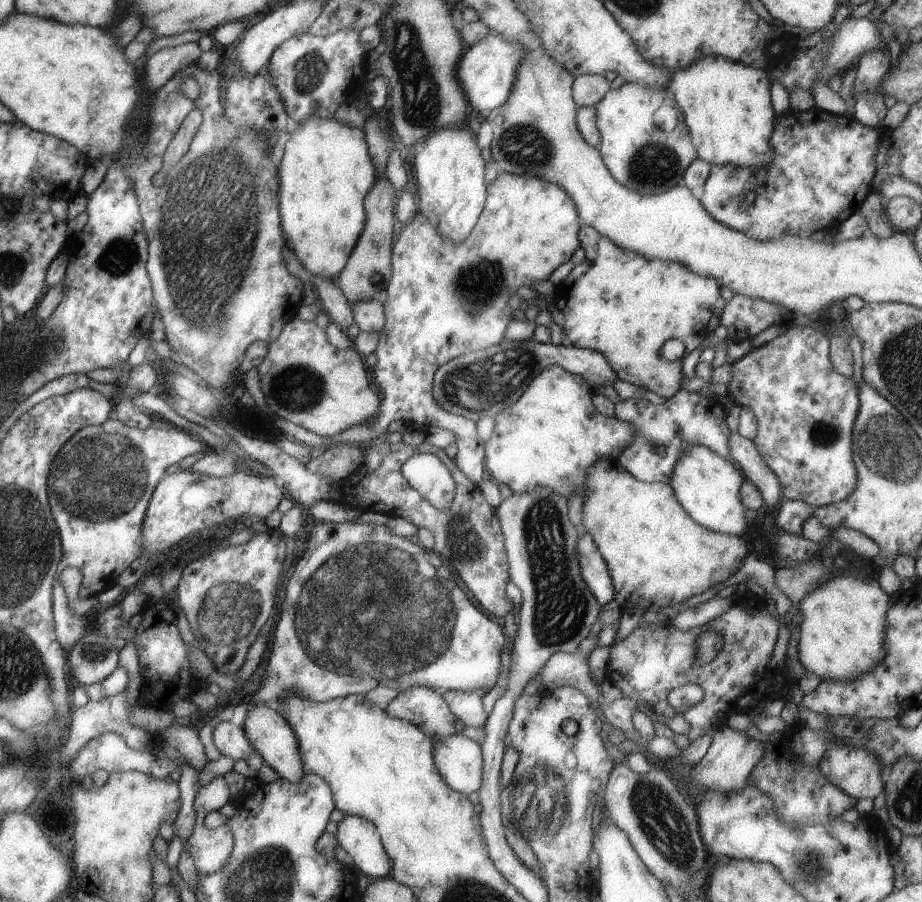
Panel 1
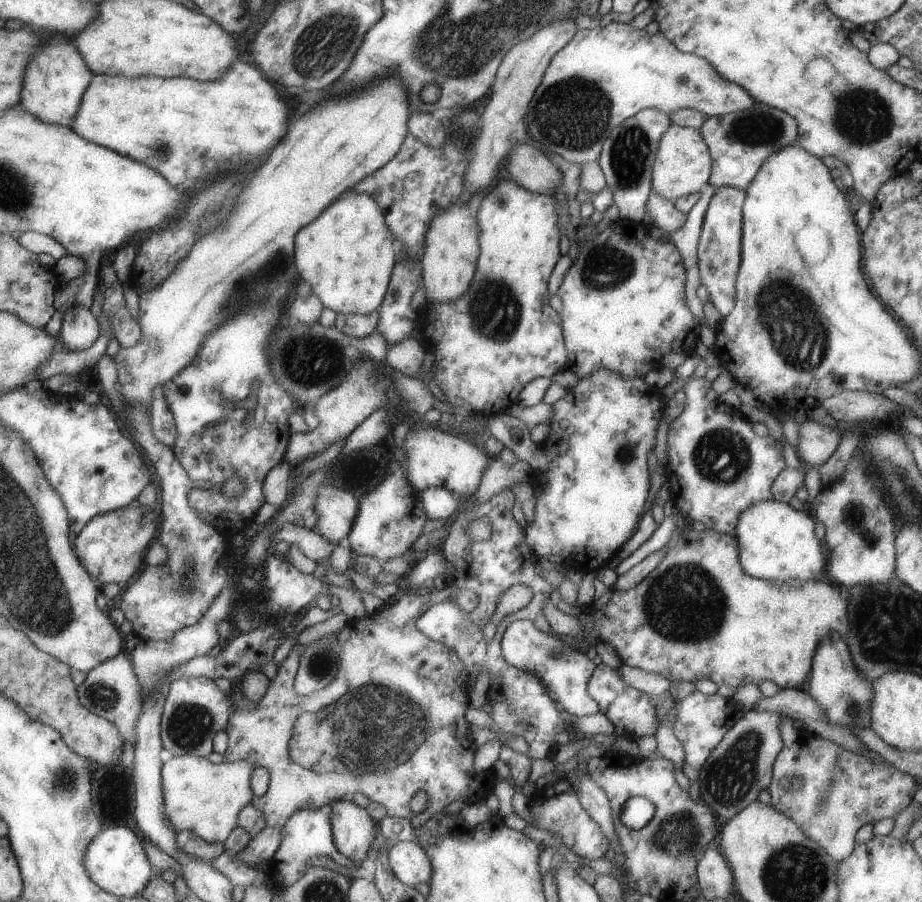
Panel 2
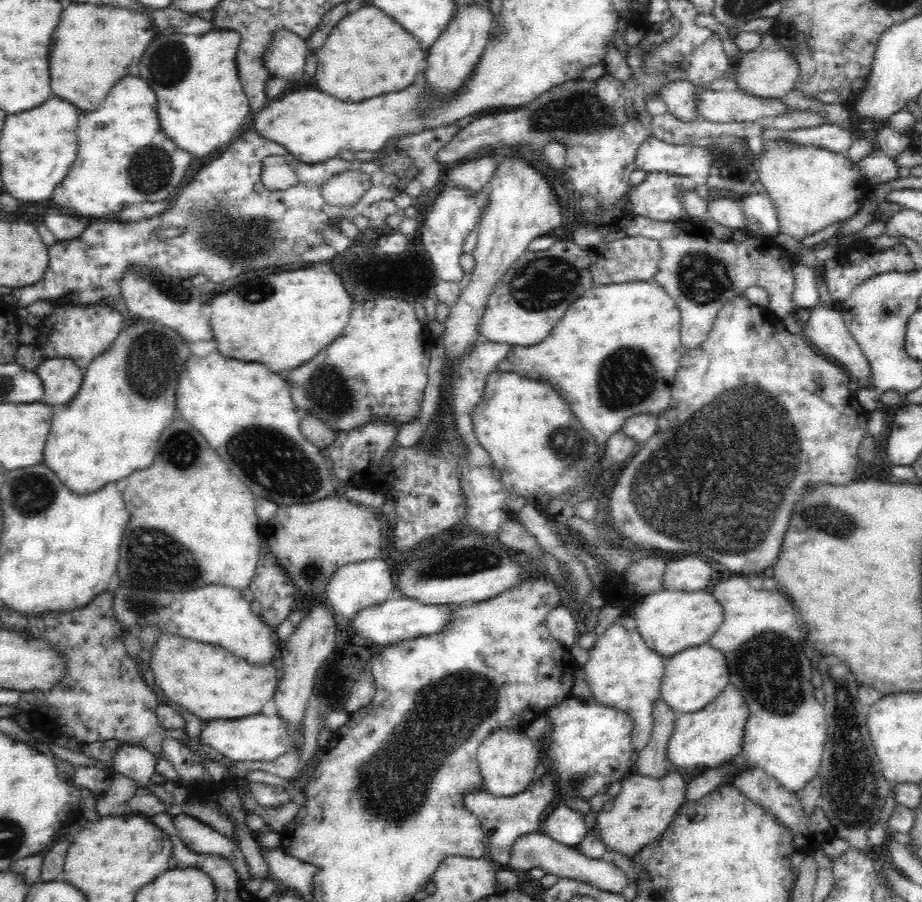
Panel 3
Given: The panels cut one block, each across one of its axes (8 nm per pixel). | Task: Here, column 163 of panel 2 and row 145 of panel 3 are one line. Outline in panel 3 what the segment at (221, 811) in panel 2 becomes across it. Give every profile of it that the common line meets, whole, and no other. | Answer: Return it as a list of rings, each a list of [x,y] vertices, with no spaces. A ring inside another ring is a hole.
[[[763,131],[763,135],[761,136],[761,147],[763,149],[760,158],[757,160],[757,171],[759,172],[759,181],[765,186],[765,192],[770,195],[770,199],[772,199],[774,206],[776,206],[780,233],[788,234],[788,236],[792,236],[792,238],[798,241],[804,240],[806,236],[821,231],[830,224],[836,224],[836,222],[840,222],[840,220],[850,220],[860,211],[863,202],[868,199],[871,186],[863,178],[857,163],[848,159],[845,154],[831,152],[830,150],[819,148],[818,146],[801,146],[800,144],[797,146],[797,144],[791,144],[789,140],[785,140],[783,136],[766,136],[766,134],[766,131]]]

